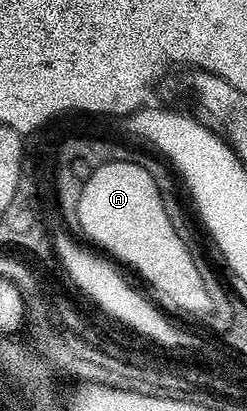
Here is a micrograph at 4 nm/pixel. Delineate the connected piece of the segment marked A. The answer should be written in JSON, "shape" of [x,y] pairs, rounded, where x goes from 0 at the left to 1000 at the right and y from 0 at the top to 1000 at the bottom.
{"shape":[[[502,384],[389,406],[336,440],[312,545],[336,552],[372,596],[405,594],[417,613],[482,613],[518,655],[563,652],[644,701],[644,723],[676,730],[676,740],[826,754],[822,662],[814,652],[773,652],[794,625],[725,577],[729,557],[684,540],[636,443],[619,443],[575,397],[543,399],[530,384]]]}

